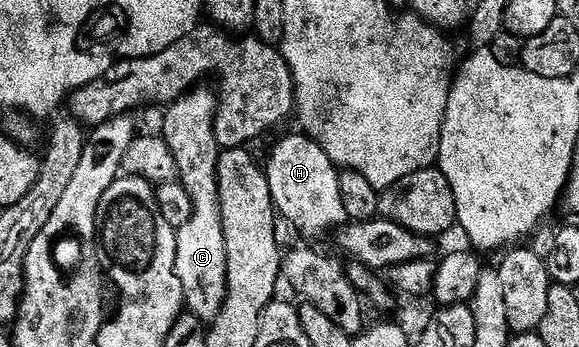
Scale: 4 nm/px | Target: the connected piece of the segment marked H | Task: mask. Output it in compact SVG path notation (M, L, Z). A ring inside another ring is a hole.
M296 135L283 137L274 146L269 161L263 164L276 215L282 221L290 220L299 231L309 236L317 236L320 232L332 233L349 220L340 190L341 172L331 158L327 158L323 146L309 136Z

